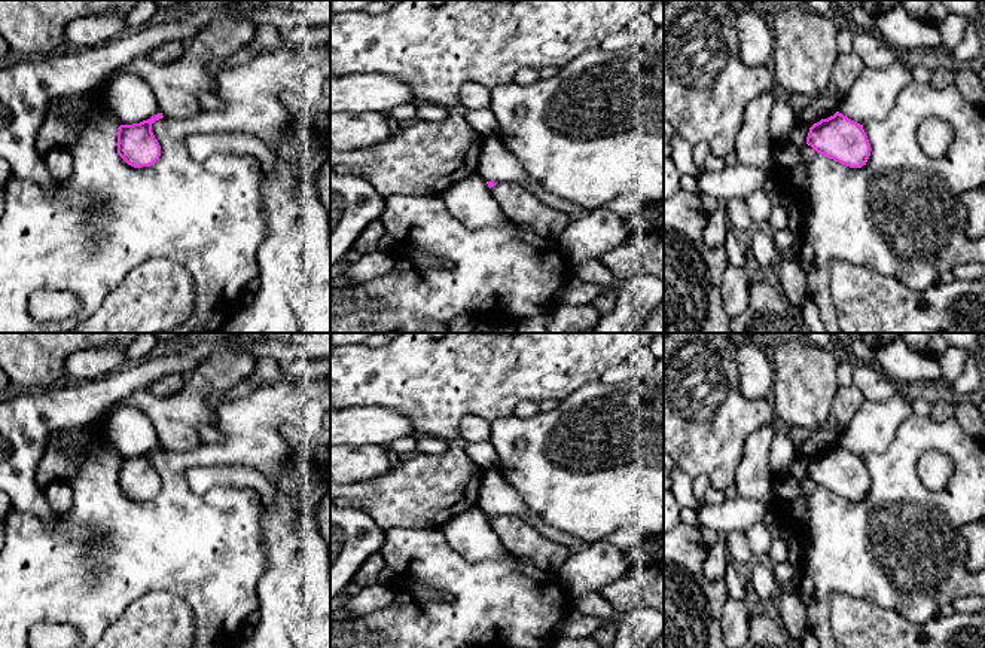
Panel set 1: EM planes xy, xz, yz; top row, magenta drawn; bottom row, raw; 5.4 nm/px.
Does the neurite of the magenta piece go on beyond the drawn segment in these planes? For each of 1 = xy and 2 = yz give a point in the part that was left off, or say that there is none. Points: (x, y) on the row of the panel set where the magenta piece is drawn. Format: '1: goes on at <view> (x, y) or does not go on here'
1: does not go on here
2: does not go on here

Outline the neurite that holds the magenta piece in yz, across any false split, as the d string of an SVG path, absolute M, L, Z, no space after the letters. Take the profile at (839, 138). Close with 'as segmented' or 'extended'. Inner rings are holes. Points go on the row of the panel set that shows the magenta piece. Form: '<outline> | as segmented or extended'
M836 111L809 128L806 144L817 153L850 168L862 168L870 156L863 125Z | as segmented

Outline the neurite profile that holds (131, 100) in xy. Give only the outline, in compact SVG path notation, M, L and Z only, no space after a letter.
M134 73L115 76L104 89L104 104L121 125L140 123L161 113L152 88Z

